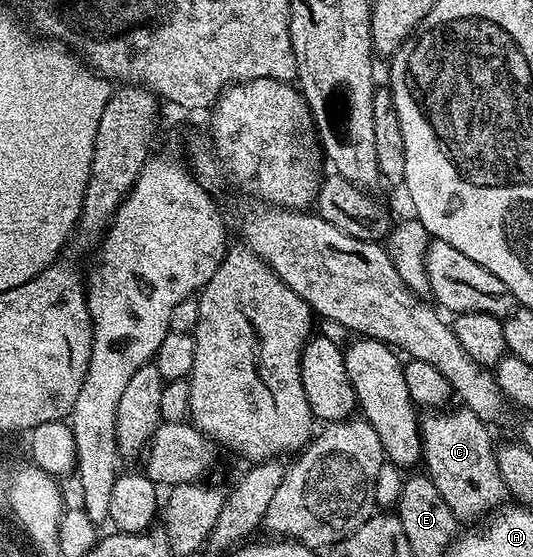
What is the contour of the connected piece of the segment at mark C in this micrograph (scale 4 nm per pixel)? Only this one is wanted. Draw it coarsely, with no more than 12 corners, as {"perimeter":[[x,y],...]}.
{"perimeter":[[421,419],[424,470],[459,520],[508,498],[491,427]]}

